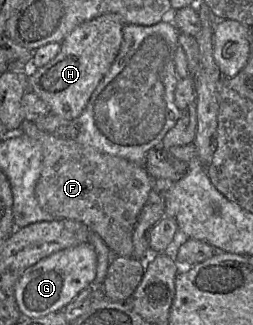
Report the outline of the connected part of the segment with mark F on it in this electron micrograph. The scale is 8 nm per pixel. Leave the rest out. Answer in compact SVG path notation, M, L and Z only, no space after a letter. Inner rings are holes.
M31 121L22 122L20 133L38 141L43 148L41 175L35 187L36 198L41 208L56 219L71 219L85 224L103 239L115 256L133 257L133 229L141 210L153 193L153 178L145 167L125 158L101 152L75 139L49 134Z

